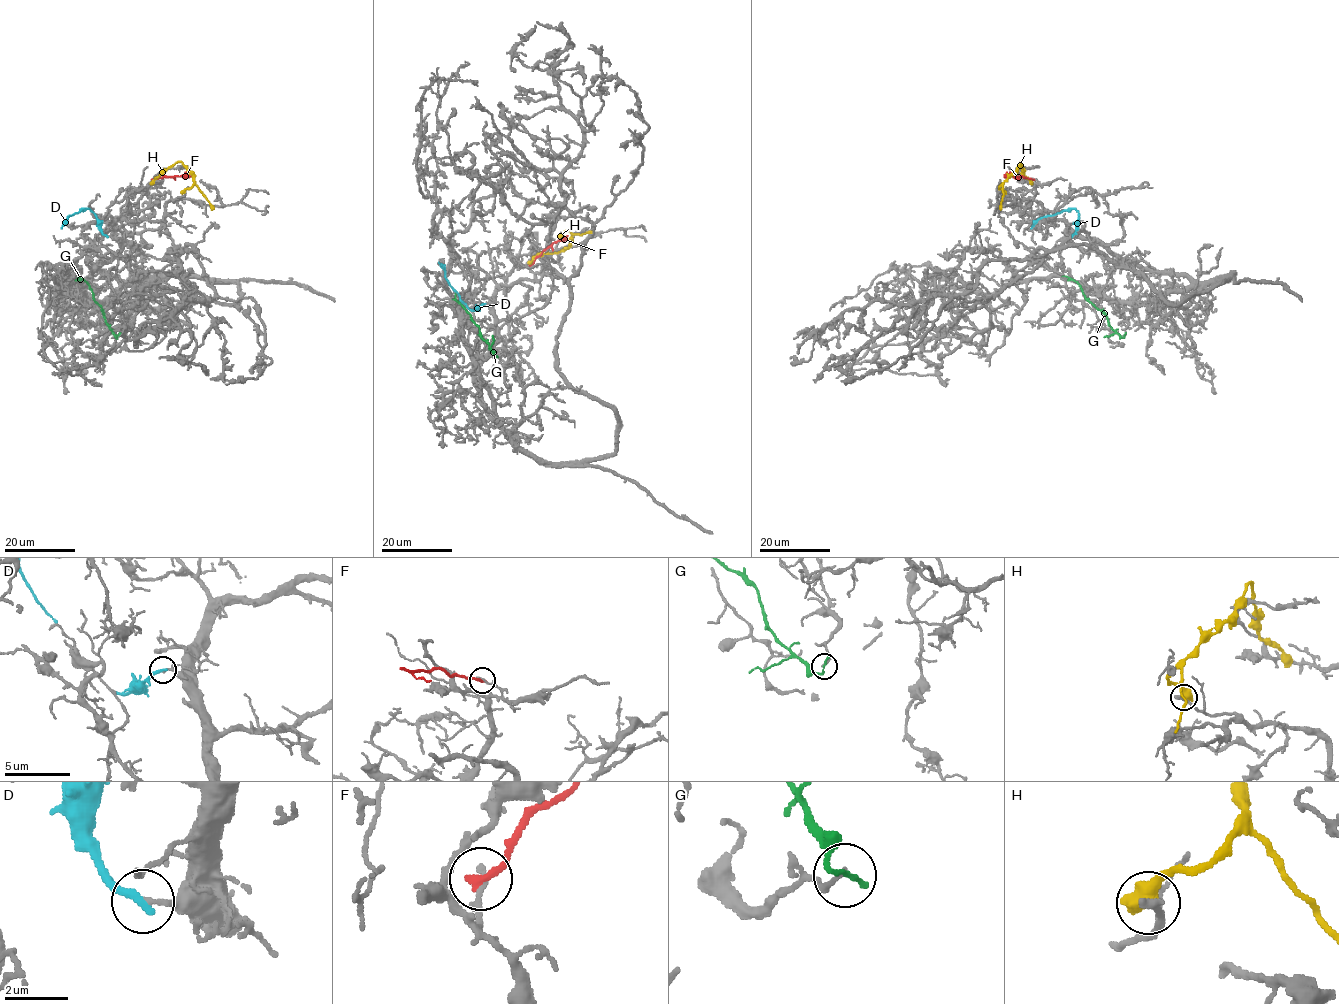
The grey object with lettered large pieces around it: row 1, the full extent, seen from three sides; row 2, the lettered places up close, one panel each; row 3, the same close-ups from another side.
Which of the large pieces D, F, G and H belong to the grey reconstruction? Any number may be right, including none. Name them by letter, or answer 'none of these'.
none of these

